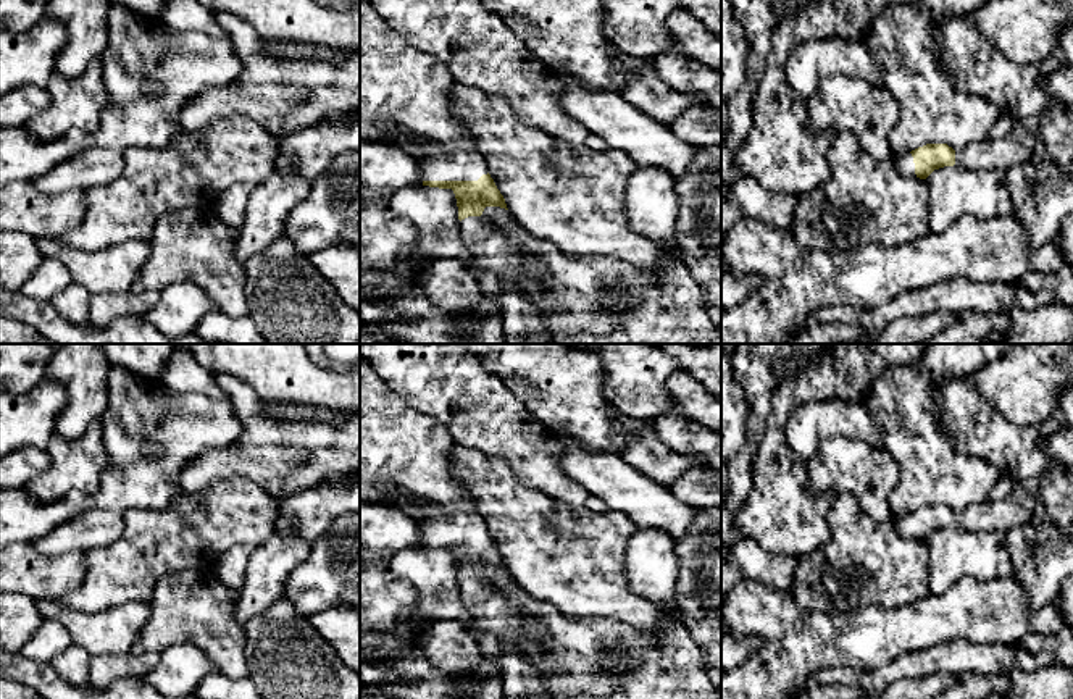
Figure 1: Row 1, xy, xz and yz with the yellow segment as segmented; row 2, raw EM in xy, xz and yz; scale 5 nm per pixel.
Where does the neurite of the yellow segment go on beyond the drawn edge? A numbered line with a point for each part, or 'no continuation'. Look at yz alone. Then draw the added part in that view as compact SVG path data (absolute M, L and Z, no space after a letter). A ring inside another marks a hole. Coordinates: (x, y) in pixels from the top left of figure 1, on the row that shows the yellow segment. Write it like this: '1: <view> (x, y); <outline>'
1: yz (1018, 146); M1015 121L1013 129L1002 139L986 139L955 150L955 165L971 171L1007 171L1010 166L1025 163L1034 155L1036 140L1038 131L1033 123Z
2: yz (904, 162); M910 152L896 153L894 158L896 158L896 170L900 174L916 178L915 163Z

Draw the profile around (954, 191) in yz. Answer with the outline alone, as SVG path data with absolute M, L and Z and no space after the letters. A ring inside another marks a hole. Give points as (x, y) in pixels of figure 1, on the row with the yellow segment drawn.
M954 165L934 170L926 181L929 186L928 228L933 234L944 232L963 215L987 220L1015 213L1005 171L971 171Z

